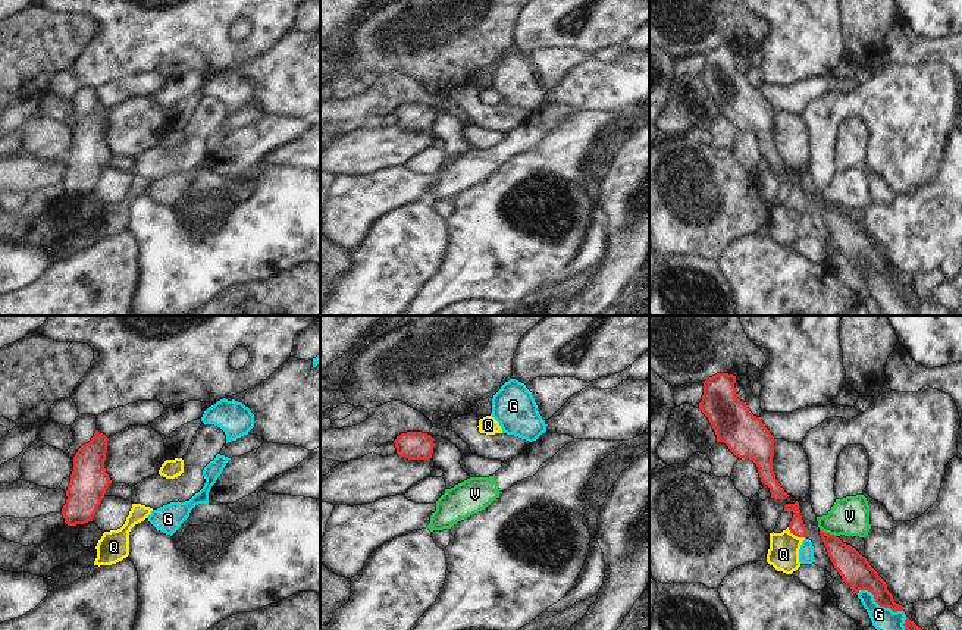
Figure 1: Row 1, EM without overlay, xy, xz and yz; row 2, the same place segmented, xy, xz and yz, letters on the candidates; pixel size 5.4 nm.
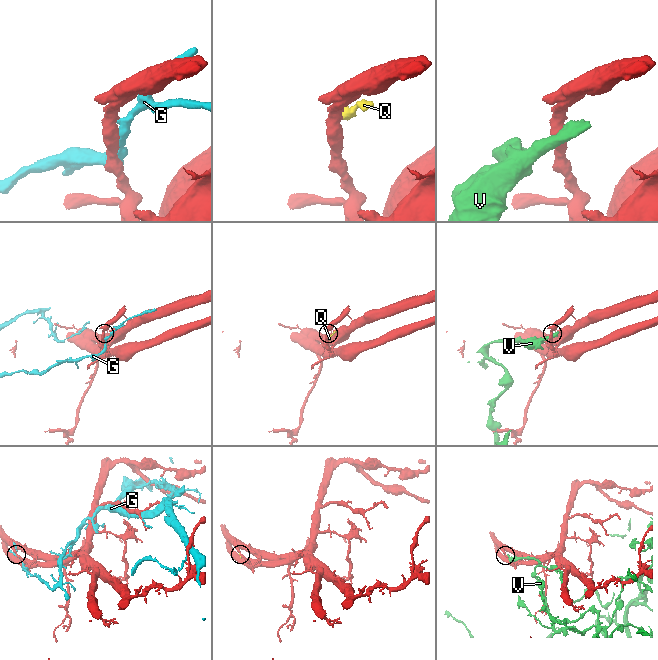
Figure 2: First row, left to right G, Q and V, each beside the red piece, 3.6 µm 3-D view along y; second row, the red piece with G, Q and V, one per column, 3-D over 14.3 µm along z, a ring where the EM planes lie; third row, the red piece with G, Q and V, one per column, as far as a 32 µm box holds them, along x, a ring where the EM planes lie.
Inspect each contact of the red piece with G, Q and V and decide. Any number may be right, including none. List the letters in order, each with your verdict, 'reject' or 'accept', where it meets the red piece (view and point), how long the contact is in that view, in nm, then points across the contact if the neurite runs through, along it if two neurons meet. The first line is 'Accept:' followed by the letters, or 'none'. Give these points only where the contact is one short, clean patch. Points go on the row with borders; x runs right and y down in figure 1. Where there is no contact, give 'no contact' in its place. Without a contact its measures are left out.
Accept: Q
G: reject | yz (887, 607) | 340 nm
Q: accept | yz (796, 535) | 120 nm | across yz (796, 526), (796, 535), (785, 547), (783, 554)
V: reject | yz (829, 533) | 100 nm | along yz (820, 529), (836, 536)

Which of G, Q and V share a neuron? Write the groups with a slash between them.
G / Q / V

